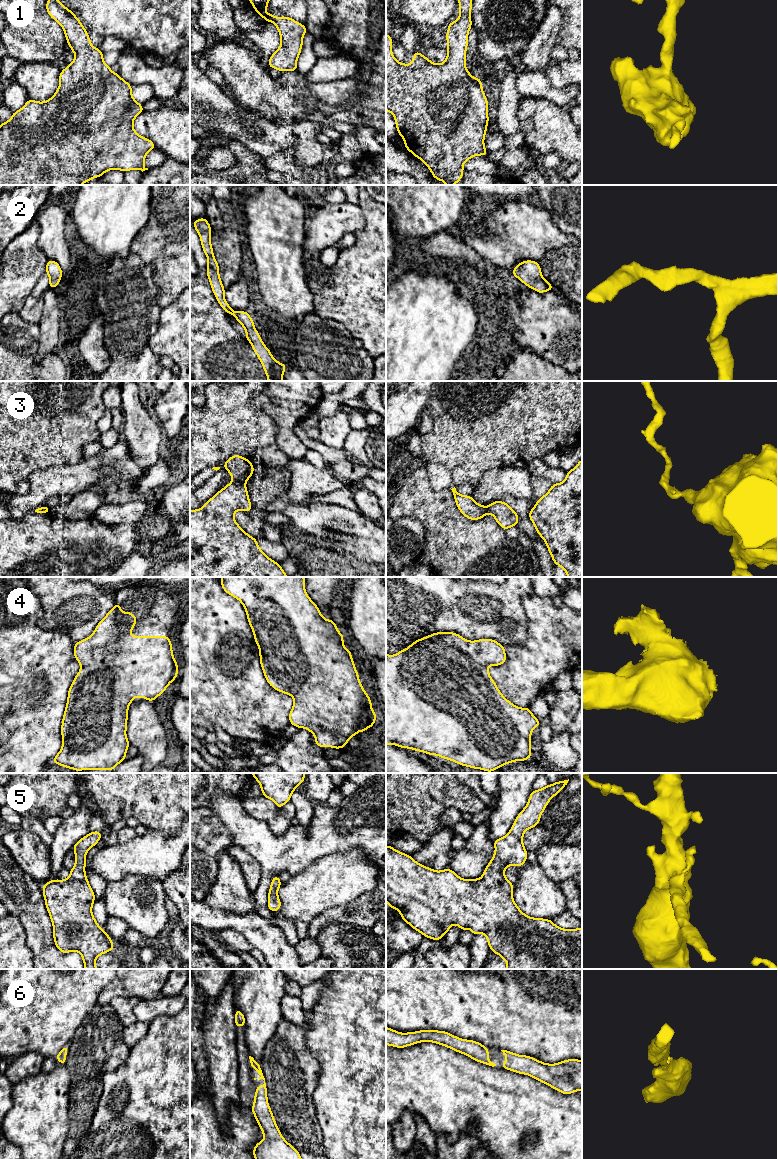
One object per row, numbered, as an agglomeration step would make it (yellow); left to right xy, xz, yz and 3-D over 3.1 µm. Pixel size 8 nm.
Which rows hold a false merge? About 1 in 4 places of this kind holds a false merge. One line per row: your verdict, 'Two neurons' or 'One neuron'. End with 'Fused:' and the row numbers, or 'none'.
1: One neuron
2: One neuron
3: Two neurons
4: One neuron
5: One neuron
6: One neuron
Fused: 3

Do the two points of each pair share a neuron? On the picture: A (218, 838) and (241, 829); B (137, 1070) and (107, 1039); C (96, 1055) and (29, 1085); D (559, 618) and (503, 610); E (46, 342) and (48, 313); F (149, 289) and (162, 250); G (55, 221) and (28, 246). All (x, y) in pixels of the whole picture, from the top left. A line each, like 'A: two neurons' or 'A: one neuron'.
A: two neurons
B: two neurons
C: two neurons
D: two neurons
E: one neuron
F: two neurons
G: two neurons

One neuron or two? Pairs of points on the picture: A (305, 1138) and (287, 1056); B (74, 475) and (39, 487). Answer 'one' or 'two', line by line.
A: one
B: one

